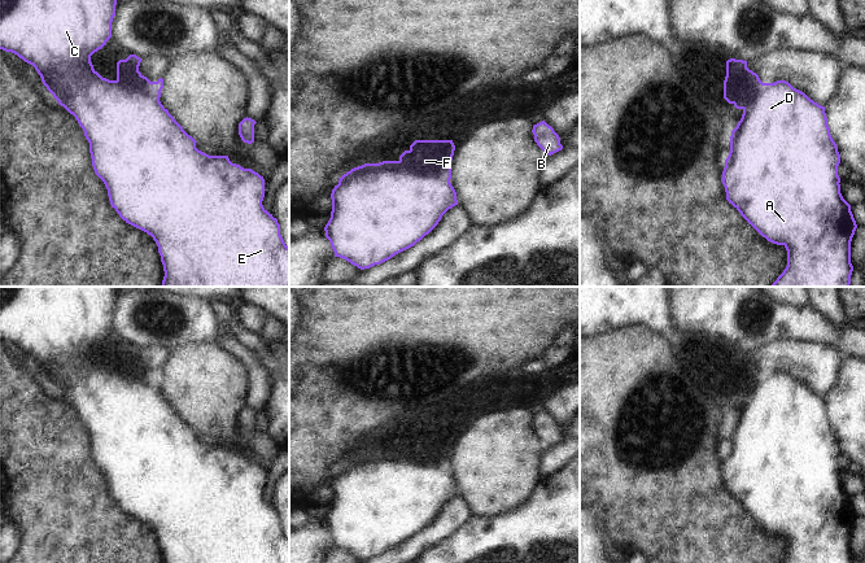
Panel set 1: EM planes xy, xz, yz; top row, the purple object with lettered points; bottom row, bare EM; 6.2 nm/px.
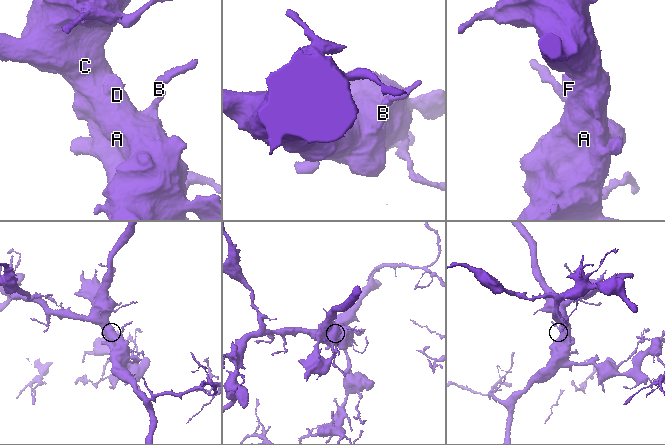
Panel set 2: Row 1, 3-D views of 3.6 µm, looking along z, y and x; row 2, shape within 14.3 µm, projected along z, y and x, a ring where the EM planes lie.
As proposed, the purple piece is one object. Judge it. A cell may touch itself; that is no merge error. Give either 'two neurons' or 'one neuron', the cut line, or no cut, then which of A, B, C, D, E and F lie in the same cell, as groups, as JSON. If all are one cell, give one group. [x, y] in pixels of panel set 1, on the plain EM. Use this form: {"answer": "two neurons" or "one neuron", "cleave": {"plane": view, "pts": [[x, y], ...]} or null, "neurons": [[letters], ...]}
{"answer": "one neuron", "cleave": null, "neurons": [["A", "B", "C", "D", "E", "F"]]}

